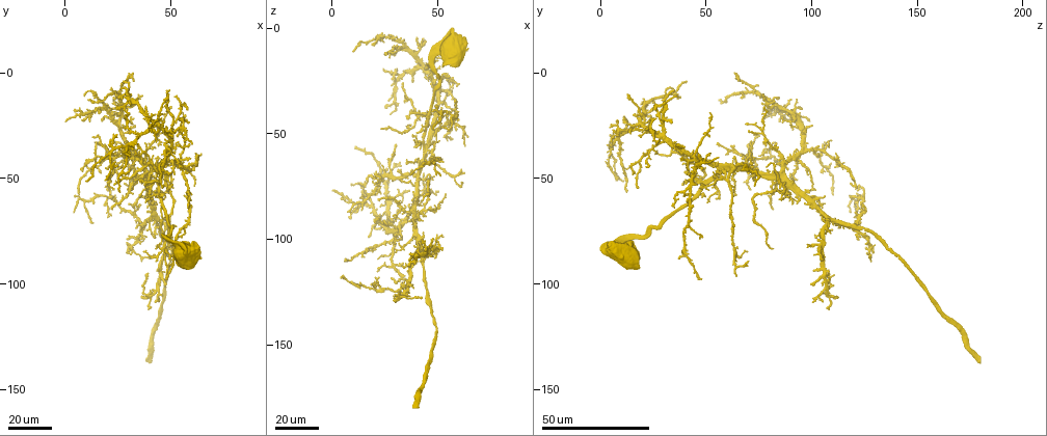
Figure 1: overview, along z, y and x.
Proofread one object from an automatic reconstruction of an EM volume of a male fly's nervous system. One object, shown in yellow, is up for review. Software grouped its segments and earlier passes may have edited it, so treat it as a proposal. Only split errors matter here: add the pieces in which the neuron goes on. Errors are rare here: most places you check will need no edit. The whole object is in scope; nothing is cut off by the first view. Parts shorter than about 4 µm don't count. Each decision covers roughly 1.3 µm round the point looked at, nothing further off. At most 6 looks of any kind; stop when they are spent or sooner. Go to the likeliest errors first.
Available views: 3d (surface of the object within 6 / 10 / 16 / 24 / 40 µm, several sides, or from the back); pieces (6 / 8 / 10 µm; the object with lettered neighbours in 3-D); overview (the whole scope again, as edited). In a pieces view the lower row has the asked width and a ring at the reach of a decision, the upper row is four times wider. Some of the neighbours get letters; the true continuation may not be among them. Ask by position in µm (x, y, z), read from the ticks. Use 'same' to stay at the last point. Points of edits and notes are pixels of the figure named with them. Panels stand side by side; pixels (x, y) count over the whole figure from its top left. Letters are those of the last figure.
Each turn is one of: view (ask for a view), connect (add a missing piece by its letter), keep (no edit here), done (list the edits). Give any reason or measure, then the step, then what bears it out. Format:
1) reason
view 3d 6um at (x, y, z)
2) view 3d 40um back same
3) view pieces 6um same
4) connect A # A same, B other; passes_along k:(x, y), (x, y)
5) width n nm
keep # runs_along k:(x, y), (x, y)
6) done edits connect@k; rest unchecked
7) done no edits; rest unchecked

branch stops here
view 3d 24um at (36, 53, 44)

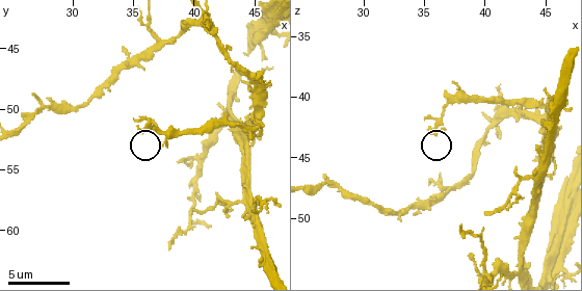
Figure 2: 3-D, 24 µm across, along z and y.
see the neighbours
view pieces 8um at (35.8, 51.6, 43.0)

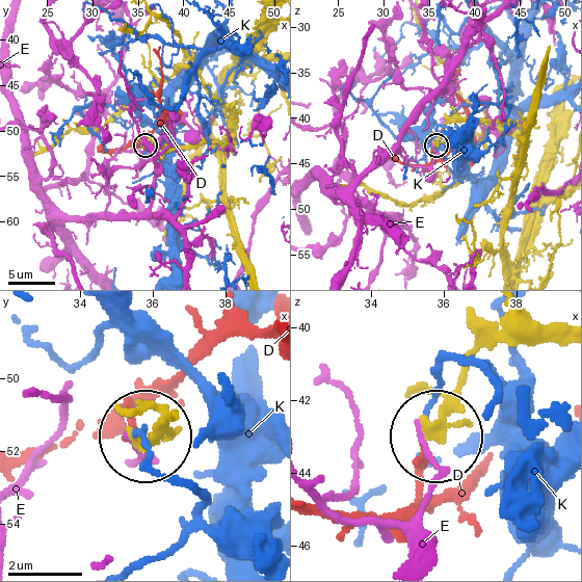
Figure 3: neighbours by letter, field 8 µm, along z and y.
width 250 nm
keep # D other, E other, K other; runs_along 3:(558, 339), (484, 348), (438, 428); no lettered piece goes on from it

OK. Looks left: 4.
an open end
view 3d 40um at (38, 17, 26)

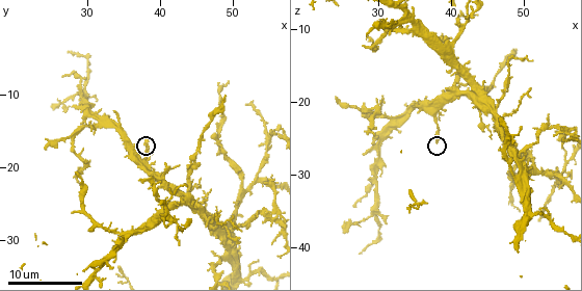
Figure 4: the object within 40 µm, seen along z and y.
zoom in
view 3d 10um at (38.5, 16.5, 25.5)

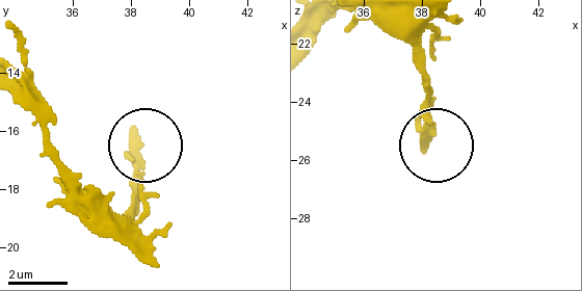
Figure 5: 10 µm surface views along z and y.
view pieces 6um at (38.2, 16.1, 25.6)

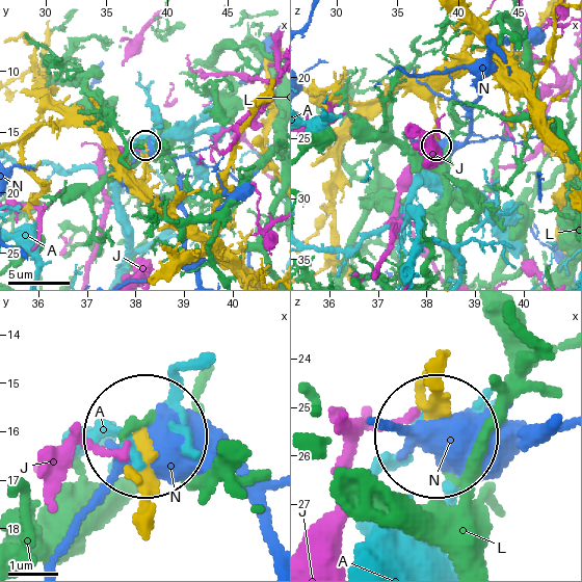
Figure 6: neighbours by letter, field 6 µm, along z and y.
keep # A other, J other, L other, N other; runs_along 6:(142, 500), (142, 442); none of them fits

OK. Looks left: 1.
done no edits; rest unchecked

